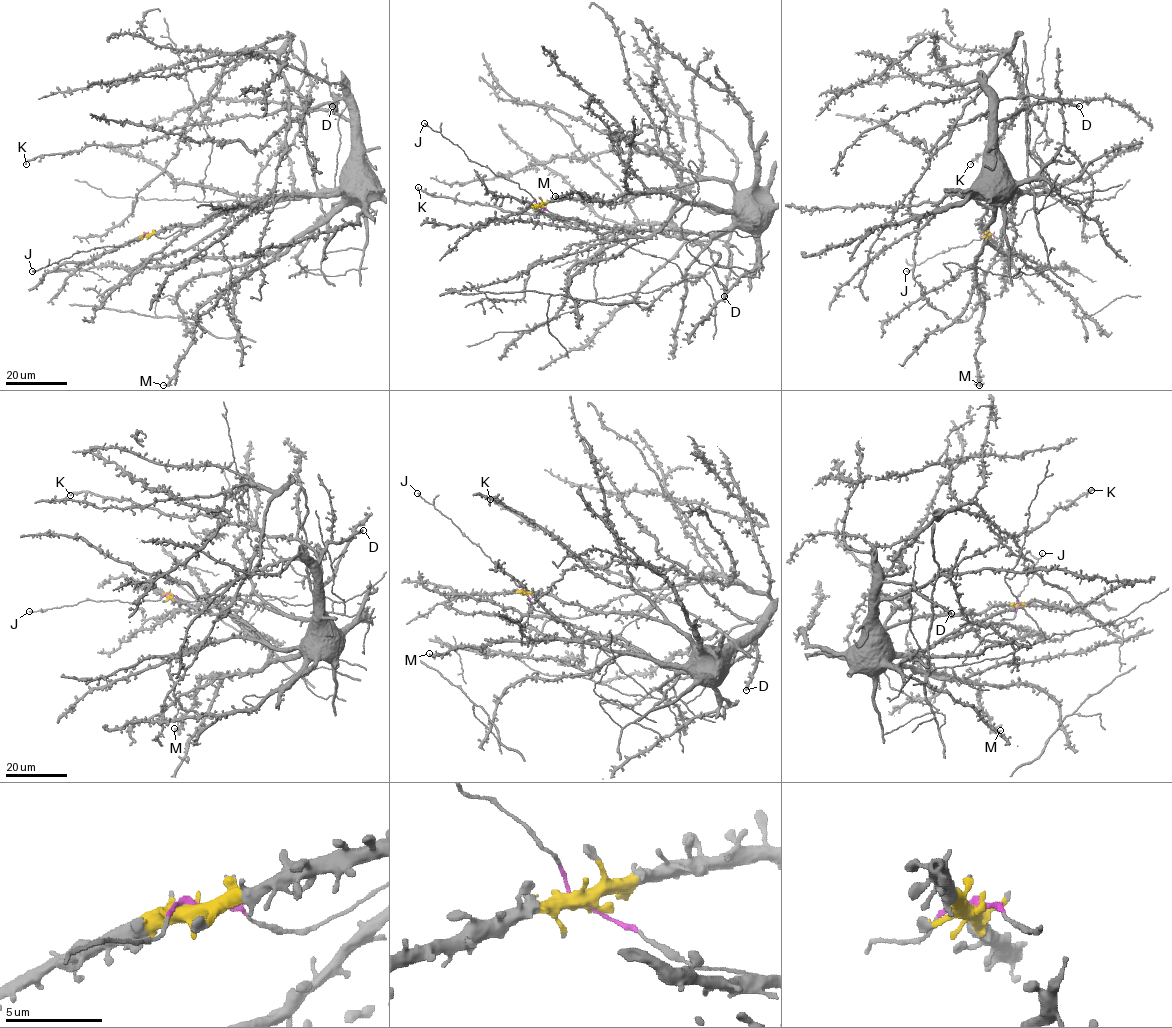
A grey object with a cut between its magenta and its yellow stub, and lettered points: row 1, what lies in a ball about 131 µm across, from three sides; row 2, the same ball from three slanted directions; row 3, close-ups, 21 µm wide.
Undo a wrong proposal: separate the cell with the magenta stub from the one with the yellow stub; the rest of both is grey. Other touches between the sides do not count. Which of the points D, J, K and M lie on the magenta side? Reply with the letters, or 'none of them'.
J

